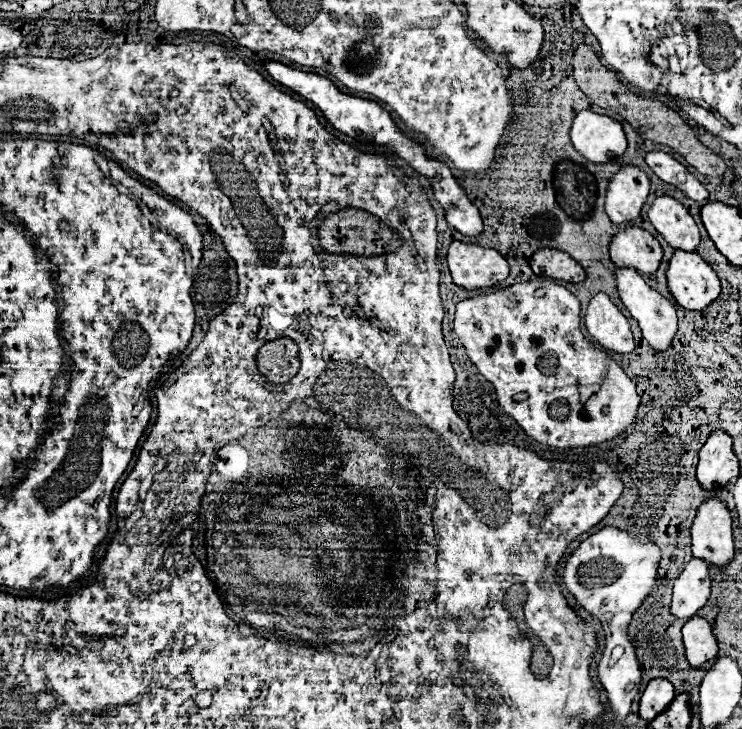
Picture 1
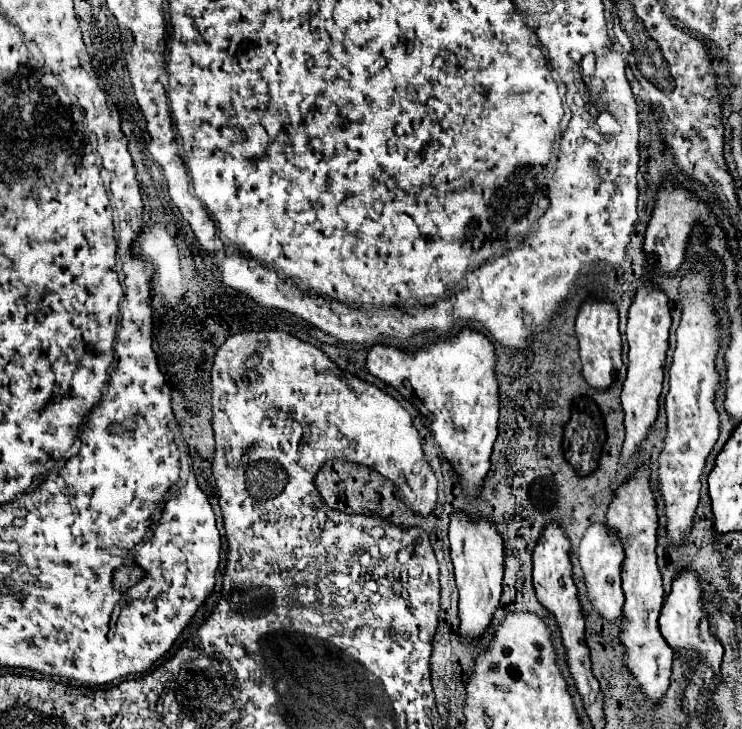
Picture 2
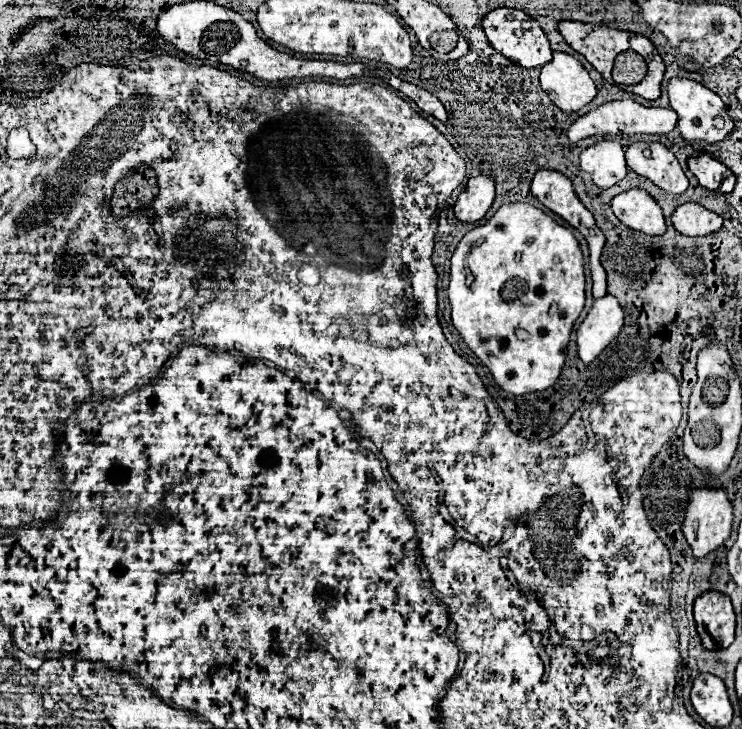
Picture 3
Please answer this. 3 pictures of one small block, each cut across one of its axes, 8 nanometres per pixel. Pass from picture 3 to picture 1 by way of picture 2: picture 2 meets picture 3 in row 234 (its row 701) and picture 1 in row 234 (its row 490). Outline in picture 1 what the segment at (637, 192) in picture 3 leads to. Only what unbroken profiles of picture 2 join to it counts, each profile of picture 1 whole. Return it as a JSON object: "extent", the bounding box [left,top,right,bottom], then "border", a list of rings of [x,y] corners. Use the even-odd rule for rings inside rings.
{"extent":[610,228,662,274],"border":[[[626,228],[610,242],[610,258],[618,268],[636,268],[644,274],[654,274],[662,260],[660,242],[642,228]]]}

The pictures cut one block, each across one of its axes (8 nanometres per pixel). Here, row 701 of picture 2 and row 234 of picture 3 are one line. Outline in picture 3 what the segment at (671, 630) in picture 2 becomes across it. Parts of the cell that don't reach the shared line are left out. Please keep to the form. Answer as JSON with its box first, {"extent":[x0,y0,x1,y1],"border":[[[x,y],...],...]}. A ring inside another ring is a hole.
{"extent":[672,204,722,236],"border":[[[682,204],[672,214],[674,228],[684,236],[708,236],[722,228],[722,218],[700,204]]]}

